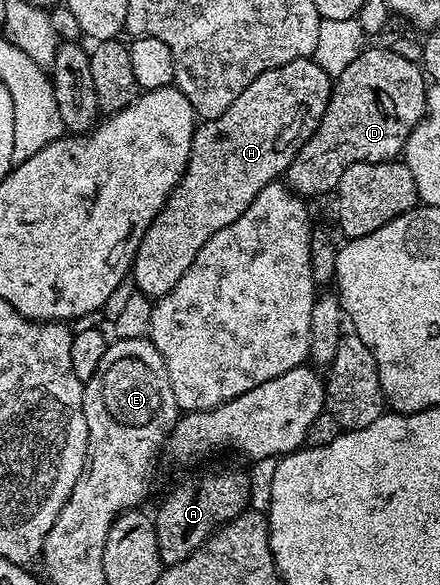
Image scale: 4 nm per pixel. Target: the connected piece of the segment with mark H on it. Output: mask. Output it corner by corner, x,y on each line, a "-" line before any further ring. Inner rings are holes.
313,57
297,58
280,68
272,68
268,72
260,72
236,100
220,116
207,118
195,129
192,140
192,152
188,156
188,164
180,184
170,193
161,212
156,216
144,232
144,240
140,240
140,248
134,257
132,281
137,293
146,295
151,300
163,298
176,284
180,284
180,276
192,268
192,260
220,232
220,228
228,228
232,220
236,220
256,200
256,196
270,182
279,181
286,170
296,160
300,148
308,144
308,140
316,132
332,93
332,77
314,62

